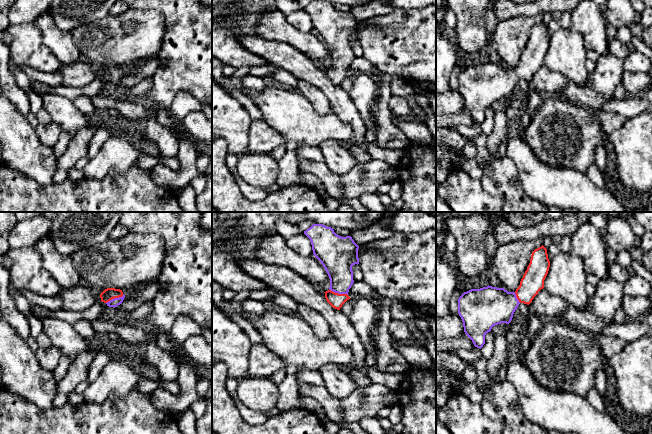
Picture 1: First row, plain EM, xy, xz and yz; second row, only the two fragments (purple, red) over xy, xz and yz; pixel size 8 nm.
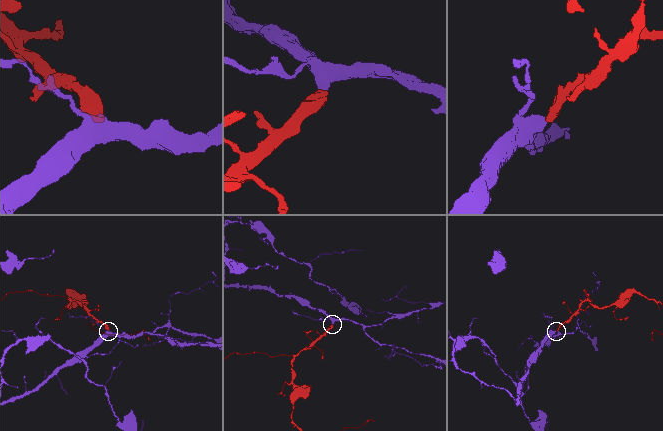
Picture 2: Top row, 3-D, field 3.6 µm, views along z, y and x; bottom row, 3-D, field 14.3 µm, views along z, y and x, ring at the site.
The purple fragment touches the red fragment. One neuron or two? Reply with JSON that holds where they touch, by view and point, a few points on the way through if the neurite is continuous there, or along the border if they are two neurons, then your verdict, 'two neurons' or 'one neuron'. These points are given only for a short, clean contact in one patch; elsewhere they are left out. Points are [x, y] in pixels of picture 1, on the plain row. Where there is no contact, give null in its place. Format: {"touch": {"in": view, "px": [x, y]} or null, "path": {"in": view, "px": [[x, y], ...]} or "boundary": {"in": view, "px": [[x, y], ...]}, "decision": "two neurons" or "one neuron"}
{"touch": {"in": "xz", "px": [338, 69]}, "path": {"in": "xz", "px": [[338, 38], [338, 69], [336, 76]]}, "decision": "one neuron"}

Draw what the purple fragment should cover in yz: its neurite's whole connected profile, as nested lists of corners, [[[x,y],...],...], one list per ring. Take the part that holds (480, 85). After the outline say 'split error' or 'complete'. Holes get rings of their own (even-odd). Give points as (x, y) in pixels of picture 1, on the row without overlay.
[[[542,21],[532,28],[530,39],[515,68],[492,62],[471,65],[458,75],[458,90],[464,108],[477,124],[485,120],[485,111],[492,103],[509,100],[520,79],[529,81],[544,64],[550,37],[547,25]]]; split error

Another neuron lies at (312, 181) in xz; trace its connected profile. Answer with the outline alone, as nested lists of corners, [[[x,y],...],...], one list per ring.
[[[299,170],[302,182],[311,188],[315,188],[321,181],[314,175],[303,173]]]

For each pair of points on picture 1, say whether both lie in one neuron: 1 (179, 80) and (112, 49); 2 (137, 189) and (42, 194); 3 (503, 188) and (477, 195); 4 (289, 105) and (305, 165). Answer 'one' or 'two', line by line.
1: two
2: one
3: two
4: two

